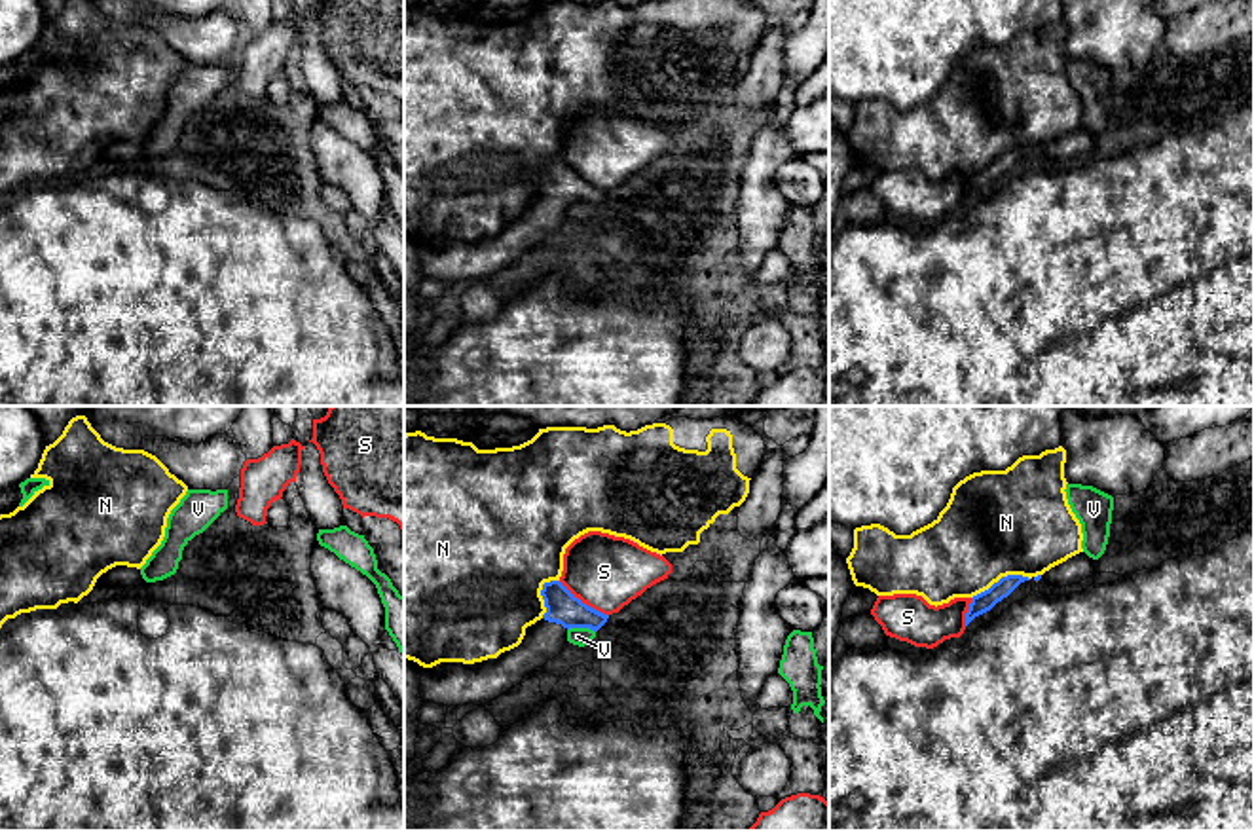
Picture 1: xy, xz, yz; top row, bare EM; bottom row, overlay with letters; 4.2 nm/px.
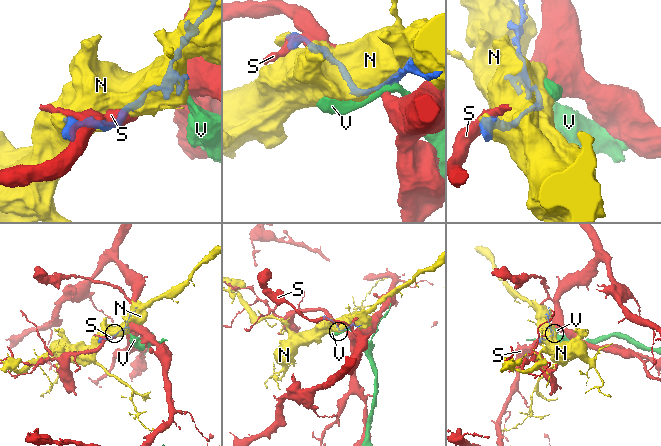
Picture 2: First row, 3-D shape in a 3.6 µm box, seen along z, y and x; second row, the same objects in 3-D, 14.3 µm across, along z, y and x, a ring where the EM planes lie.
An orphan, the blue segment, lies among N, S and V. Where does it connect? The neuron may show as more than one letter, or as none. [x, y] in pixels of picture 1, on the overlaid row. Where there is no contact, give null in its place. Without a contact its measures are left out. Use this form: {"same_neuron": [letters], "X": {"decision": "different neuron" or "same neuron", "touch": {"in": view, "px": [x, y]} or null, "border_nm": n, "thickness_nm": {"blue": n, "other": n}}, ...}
{"same_neuron": [], "N": {"decision": "different neuron", "touch": {"in": "yz", "px": [1002, 577]}, "border_nm": 260, "thickness_nm": {"blue": 90, "other": 440}}, "S": {"decision": "different neuron", "touch": {"in": "xz", "px": [581, 602]}, "border_nm": 260, "thickness_nm": {"blue": 140, "other": 320}}, "V": {"decision": "different neuron", "touch": {"in": "xz", "px": [581, 627]}, "border_nm": 120, "thickness_nm": {"blue": 140, "other": 80}}}

